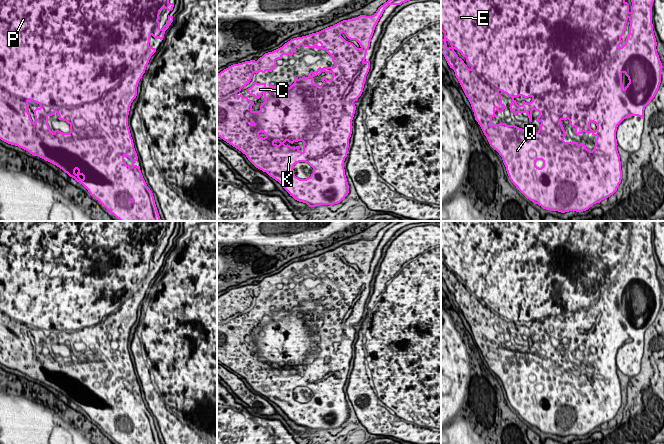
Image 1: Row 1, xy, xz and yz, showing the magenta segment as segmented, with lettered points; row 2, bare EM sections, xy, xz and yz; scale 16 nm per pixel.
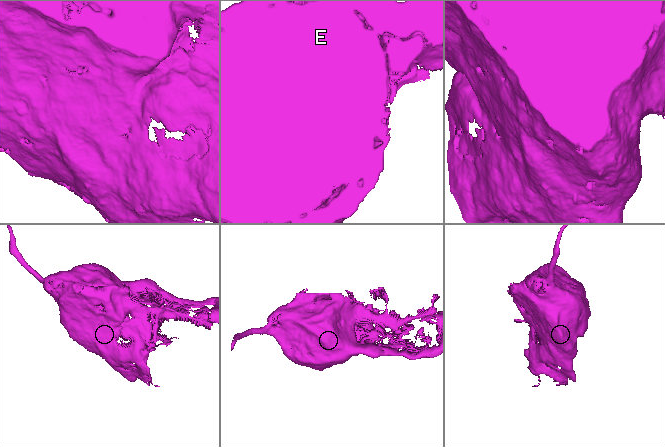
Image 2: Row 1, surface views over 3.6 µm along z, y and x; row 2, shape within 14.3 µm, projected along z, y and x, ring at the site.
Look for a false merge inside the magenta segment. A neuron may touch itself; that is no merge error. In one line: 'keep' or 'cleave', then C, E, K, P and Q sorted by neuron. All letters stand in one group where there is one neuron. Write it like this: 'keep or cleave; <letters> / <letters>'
keep; C E K P Q

